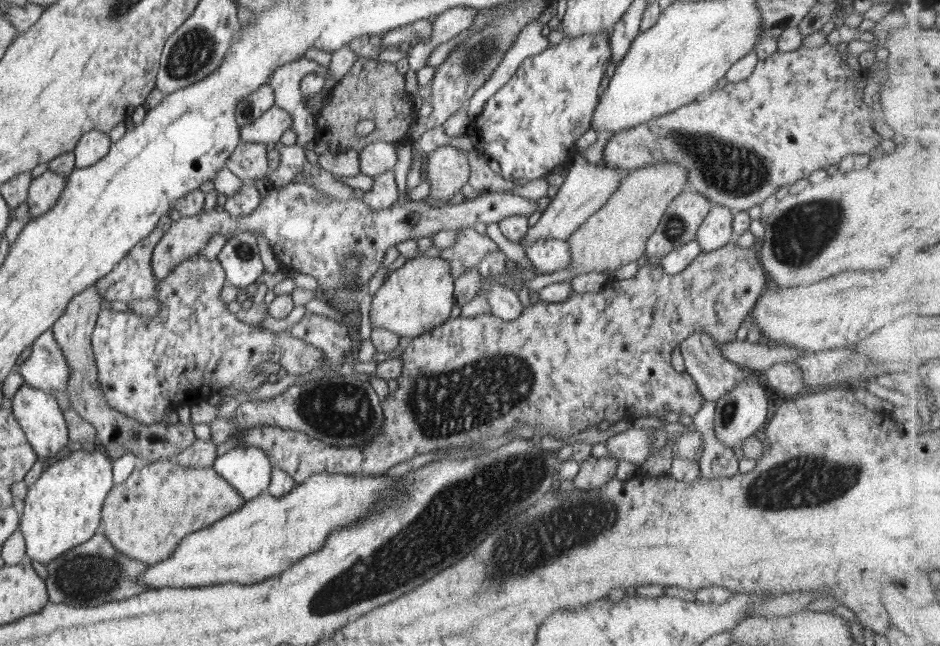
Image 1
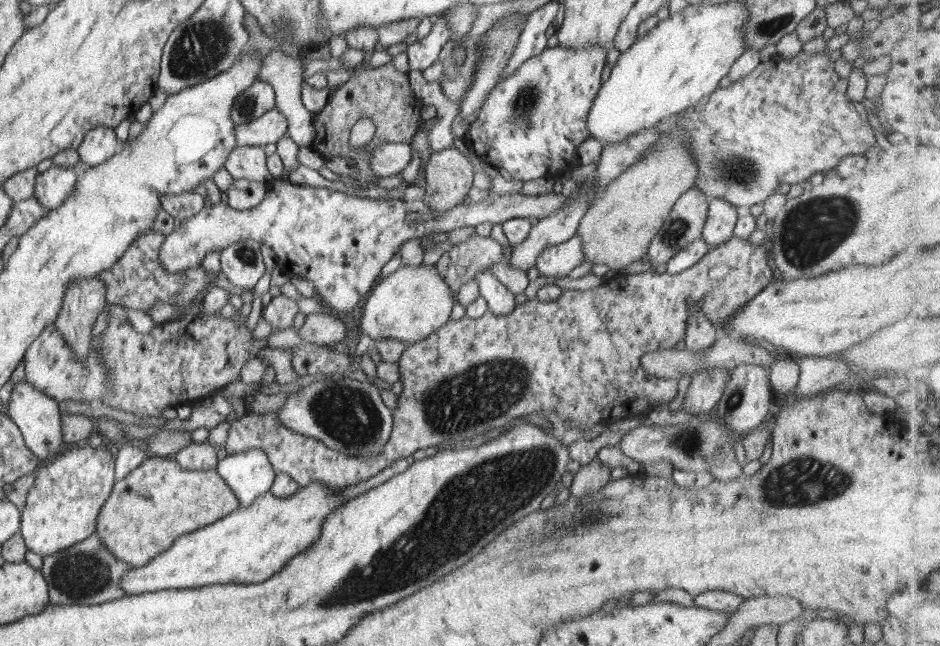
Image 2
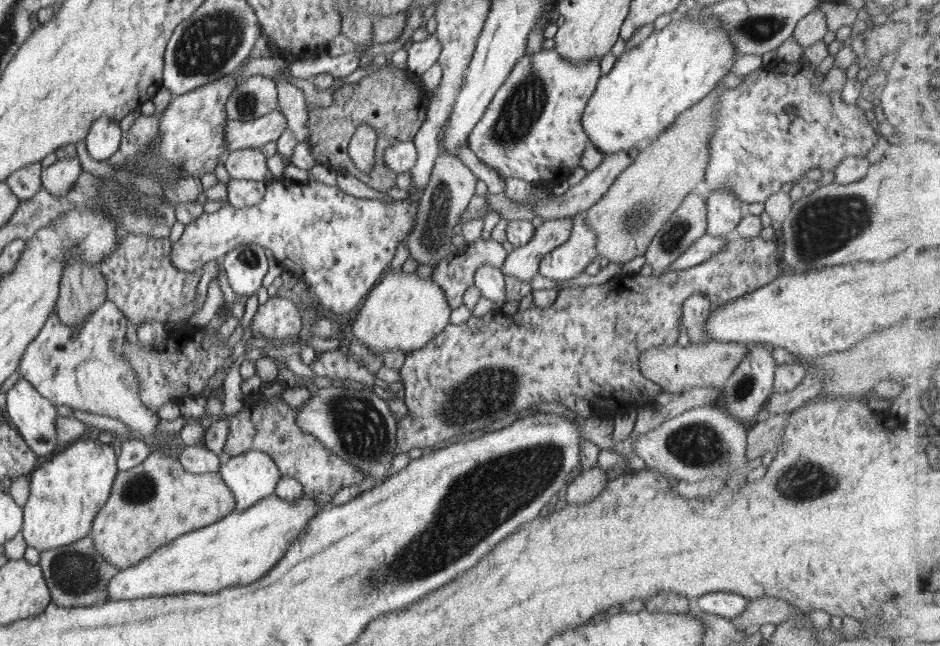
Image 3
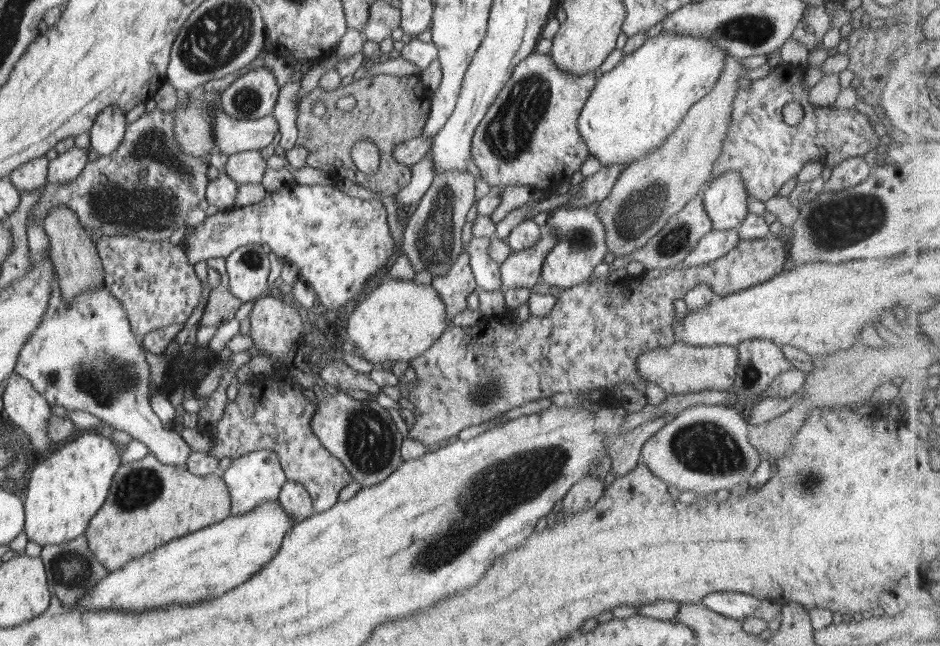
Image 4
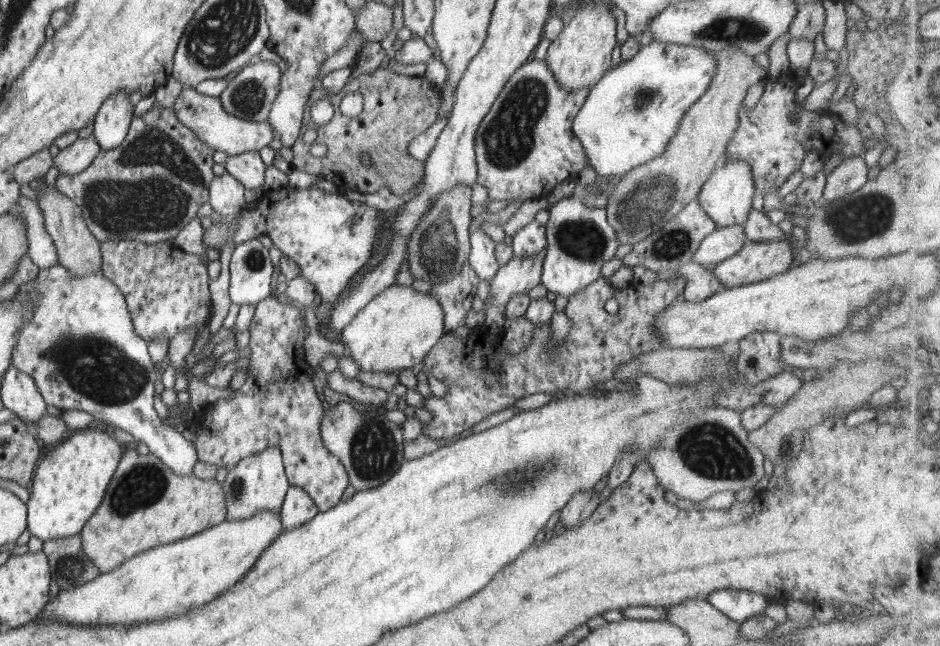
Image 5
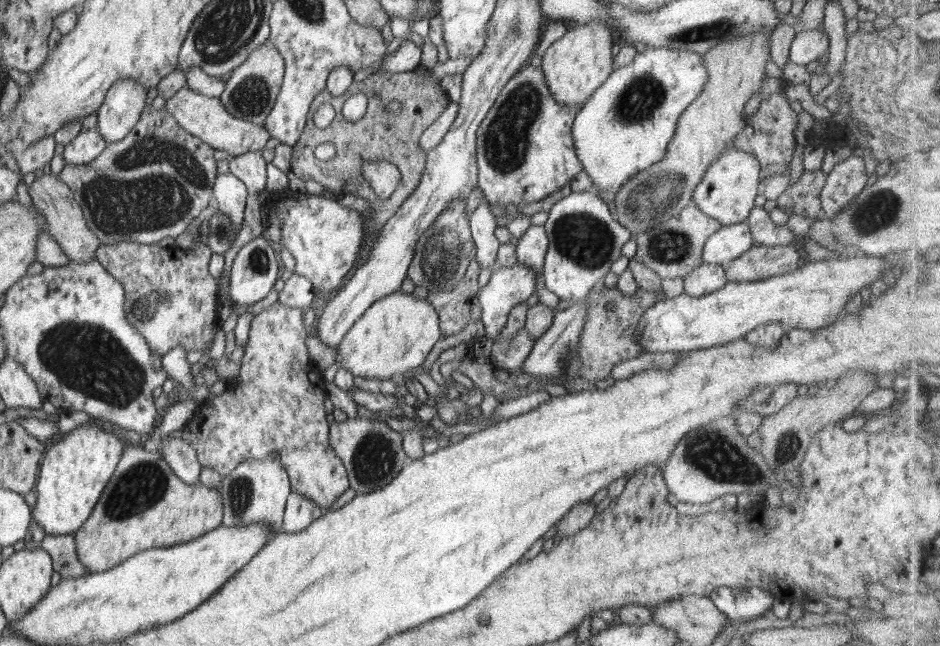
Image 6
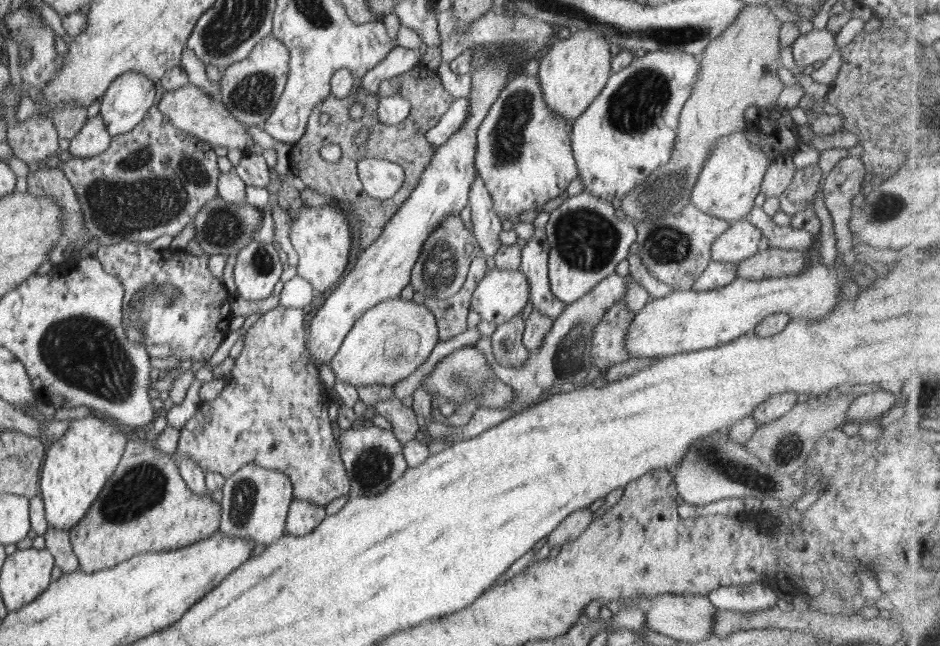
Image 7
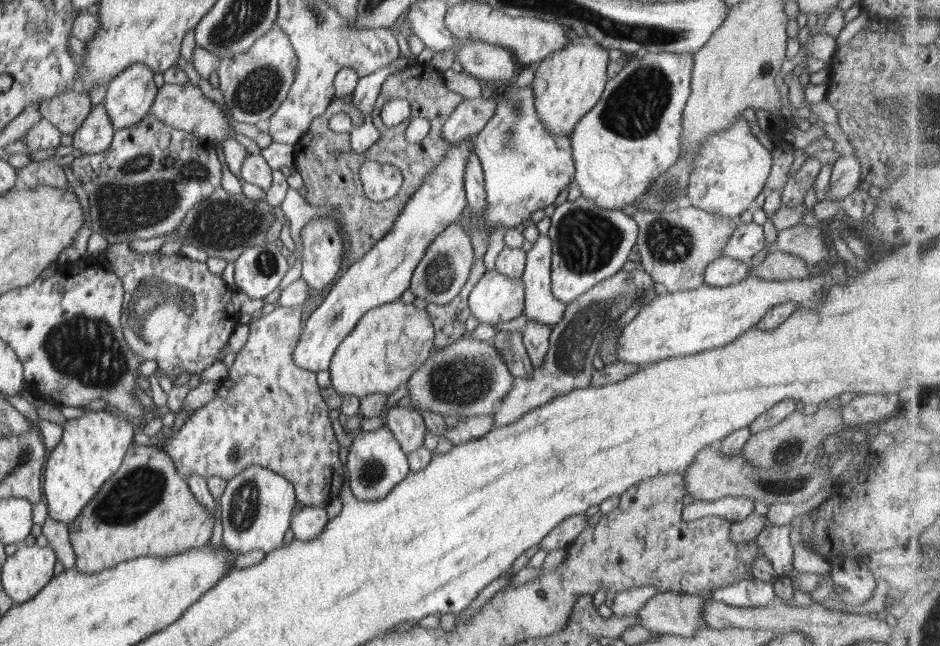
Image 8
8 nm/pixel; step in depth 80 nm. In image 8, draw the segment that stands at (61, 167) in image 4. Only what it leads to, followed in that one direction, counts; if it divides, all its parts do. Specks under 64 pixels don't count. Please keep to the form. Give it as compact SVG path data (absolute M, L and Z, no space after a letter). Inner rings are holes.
M103 100L91 109L84 122L75 130L73 146L84 152L84 155L96 154L110 146L114 133L114 125Z

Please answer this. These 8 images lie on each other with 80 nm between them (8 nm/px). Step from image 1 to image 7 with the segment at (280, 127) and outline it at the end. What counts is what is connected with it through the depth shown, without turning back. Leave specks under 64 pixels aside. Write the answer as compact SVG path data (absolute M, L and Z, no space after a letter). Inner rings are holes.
M192 83L166 91L157 107L159 111L171 121L171 124L185 133L198 138L200 141L210 143L213 148L239 148L246 150L255 142L246 133L248 125L236 120L219 97L210 97L199 87Z

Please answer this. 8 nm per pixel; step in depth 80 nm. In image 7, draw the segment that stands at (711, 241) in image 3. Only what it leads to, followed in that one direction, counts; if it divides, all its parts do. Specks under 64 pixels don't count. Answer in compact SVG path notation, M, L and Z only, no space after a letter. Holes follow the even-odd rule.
M750 221L734 222L712 243L712 261L742 263L758 252L763 234Z

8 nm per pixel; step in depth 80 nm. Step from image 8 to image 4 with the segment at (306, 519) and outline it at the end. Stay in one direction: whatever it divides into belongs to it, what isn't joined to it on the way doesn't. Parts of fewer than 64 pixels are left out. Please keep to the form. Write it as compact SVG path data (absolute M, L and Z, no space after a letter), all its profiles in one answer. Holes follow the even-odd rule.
M287 480L279 494L279 503L295 522L302 522L316 512L308 491L298 482Z

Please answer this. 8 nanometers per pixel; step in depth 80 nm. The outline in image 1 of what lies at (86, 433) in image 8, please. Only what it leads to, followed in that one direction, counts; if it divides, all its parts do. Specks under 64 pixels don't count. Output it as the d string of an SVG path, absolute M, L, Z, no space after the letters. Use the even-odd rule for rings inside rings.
M98 448L93 452L84 449L71 452L68 458L45 467L40 478L28 487L19 528L25 541L25 554L29 561L37 560L47 565L54 559L58 559L60 555L64 555L65 552L72 551L74 547L86 543L101 530L102 507L114 485L112 465L111 458L104 450Z

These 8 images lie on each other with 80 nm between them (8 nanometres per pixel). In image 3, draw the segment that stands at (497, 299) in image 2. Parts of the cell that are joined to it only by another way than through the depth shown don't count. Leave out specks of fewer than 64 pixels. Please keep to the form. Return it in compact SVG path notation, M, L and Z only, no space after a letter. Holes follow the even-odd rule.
M484 264L476 270L474 280L481 296L493 301L497 312L512 308L506 299L504 275L500 269Z

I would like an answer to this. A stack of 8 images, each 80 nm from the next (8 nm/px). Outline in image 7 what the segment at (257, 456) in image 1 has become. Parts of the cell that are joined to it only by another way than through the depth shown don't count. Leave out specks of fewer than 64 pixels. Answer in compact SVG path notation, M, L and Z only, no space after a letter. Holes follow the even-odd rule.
M250 462L226 477L222 494L219 531L226 537L238 537L268 547L284 535L287 514L294 498L292 483L283 472Z

